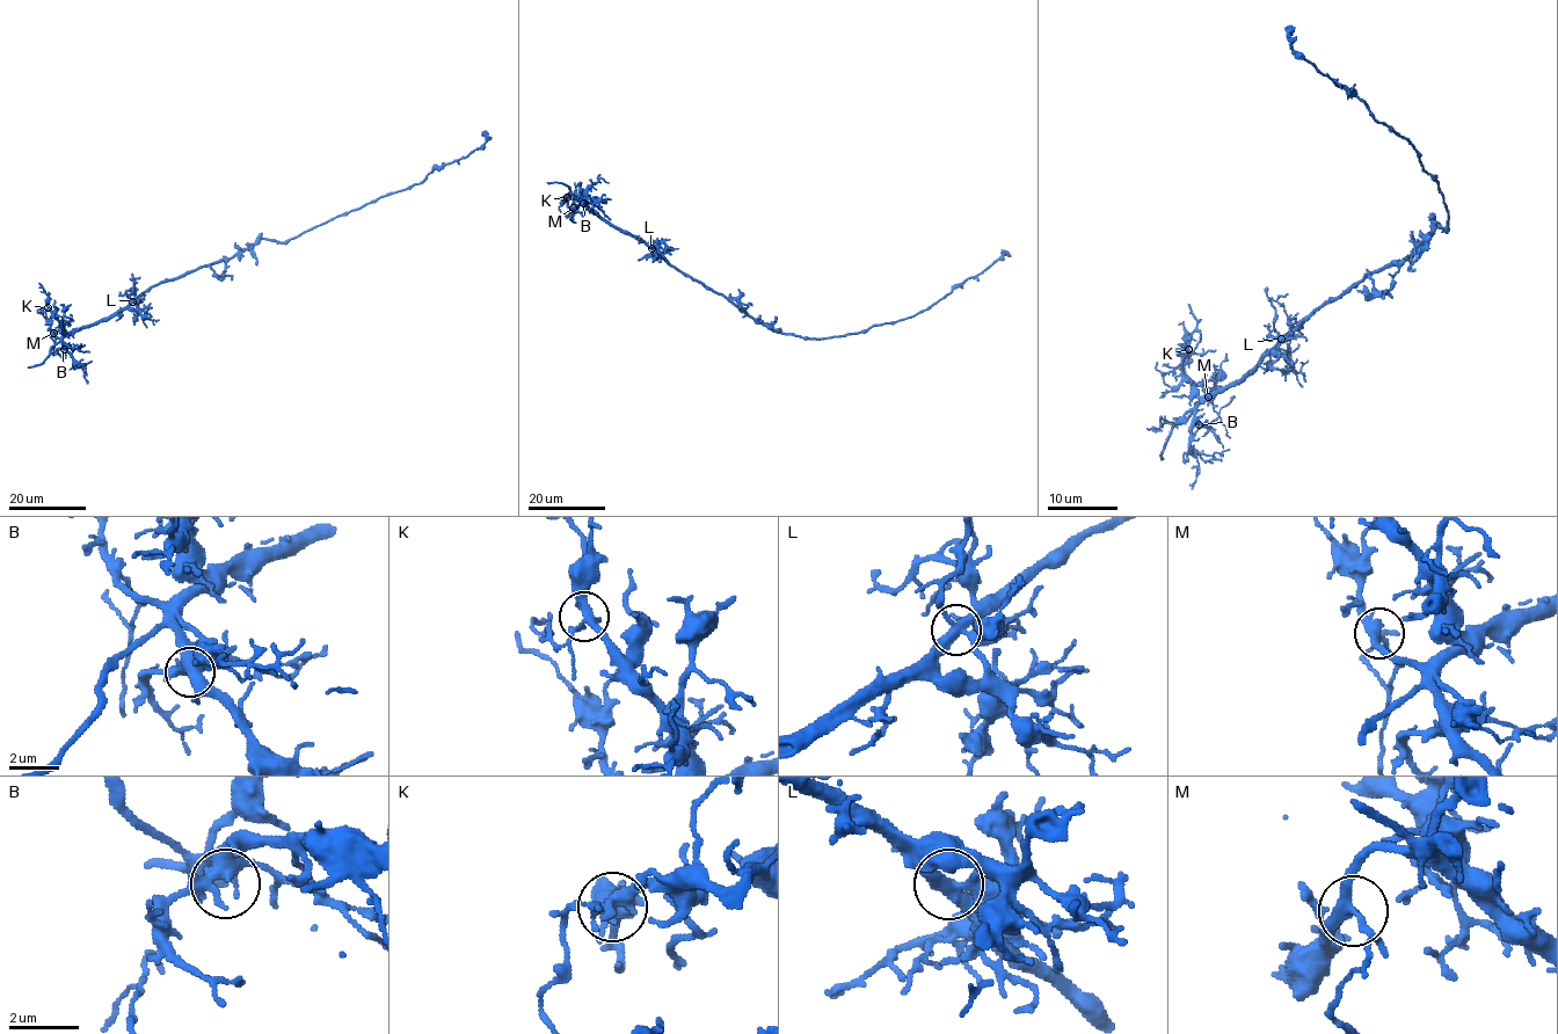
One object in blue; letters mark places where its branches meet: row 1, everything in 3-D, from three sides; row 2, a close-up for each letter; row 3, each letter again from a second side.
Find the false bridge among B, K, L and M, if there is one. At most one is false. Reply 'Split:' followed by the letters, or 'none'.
Split: none

